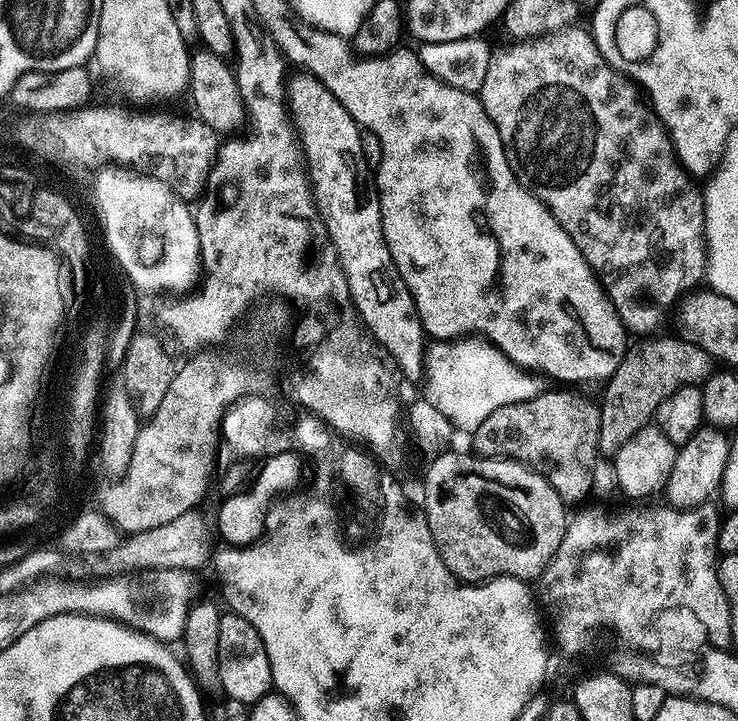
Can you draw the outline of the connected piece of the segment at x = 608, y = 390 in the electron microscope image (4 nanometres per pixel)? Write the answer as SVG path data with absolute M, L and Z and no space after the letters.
M659 335L647 339L640 345L629 347L618 370L603 385L604 400L600 404L600 447L599 451L615 457L616 452L626 446L635 435L653 423L656 407L674 390L691 384L703 385L704 379L714 371L714 361L697 344L679 335Z

